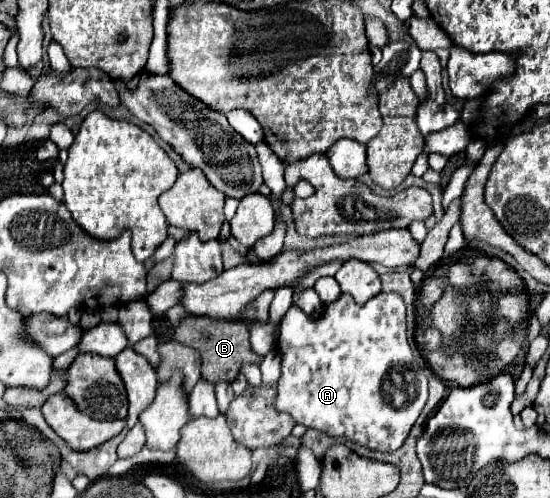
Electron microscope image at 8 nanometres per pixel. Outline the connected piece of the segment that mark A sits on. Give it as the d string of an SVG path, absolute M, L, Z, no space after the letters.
M380 292L364 306L358 306L350 294L342 294L330 306L324 306L316 318L306 316L298 306L290 306L280 322L278 354L282 358L282 374L274 408L290 414L296 424L322 430L334 438L354 440L370 450L394 452L400 448L428 400L426 374L416 364L406 342L404 298L396 292Z

